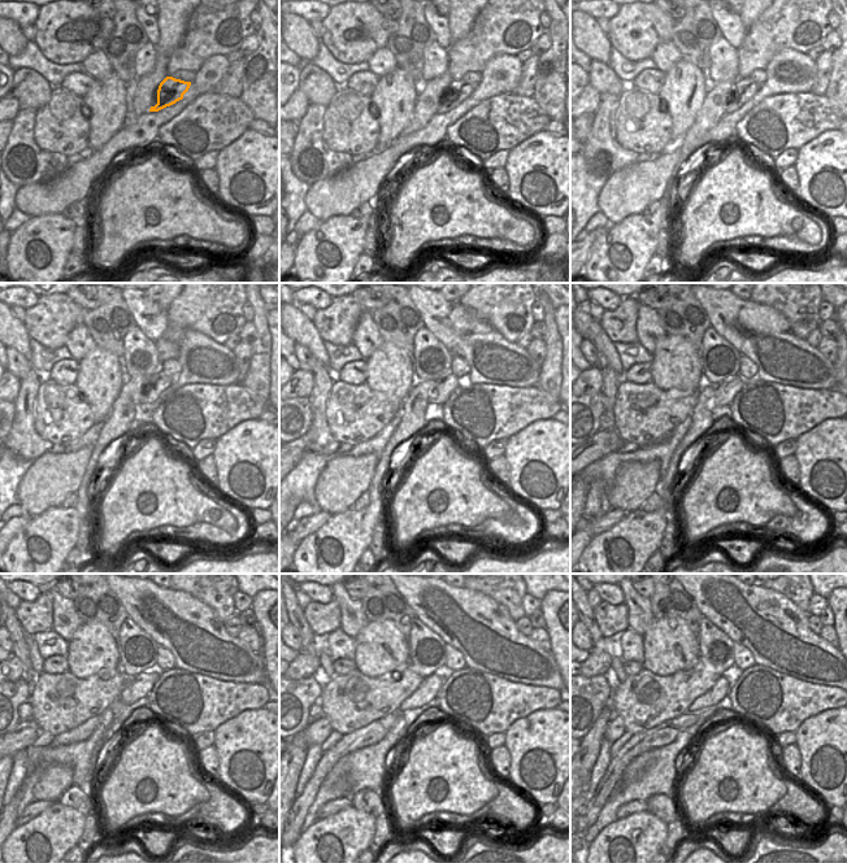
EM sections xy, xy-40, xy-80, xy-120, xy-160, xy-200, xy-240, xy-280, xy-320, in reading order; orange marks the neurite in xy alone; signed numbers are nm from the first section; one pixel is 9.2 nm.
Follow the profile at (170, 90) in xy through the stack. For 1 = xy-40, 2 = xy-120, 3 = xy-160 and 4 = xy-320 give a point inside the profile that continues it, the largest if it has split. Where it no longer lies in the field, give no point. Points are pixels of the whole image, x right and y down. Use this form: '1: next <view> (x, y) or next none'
1: next xy-40 (460, 90)
2: next xy-120 (159, 382)
3: next xy-160 (444, 386)
4: next xy-320 (720, 691)

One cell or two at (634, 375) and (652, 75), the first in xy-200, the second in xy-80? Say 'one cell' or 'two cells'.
one cell

